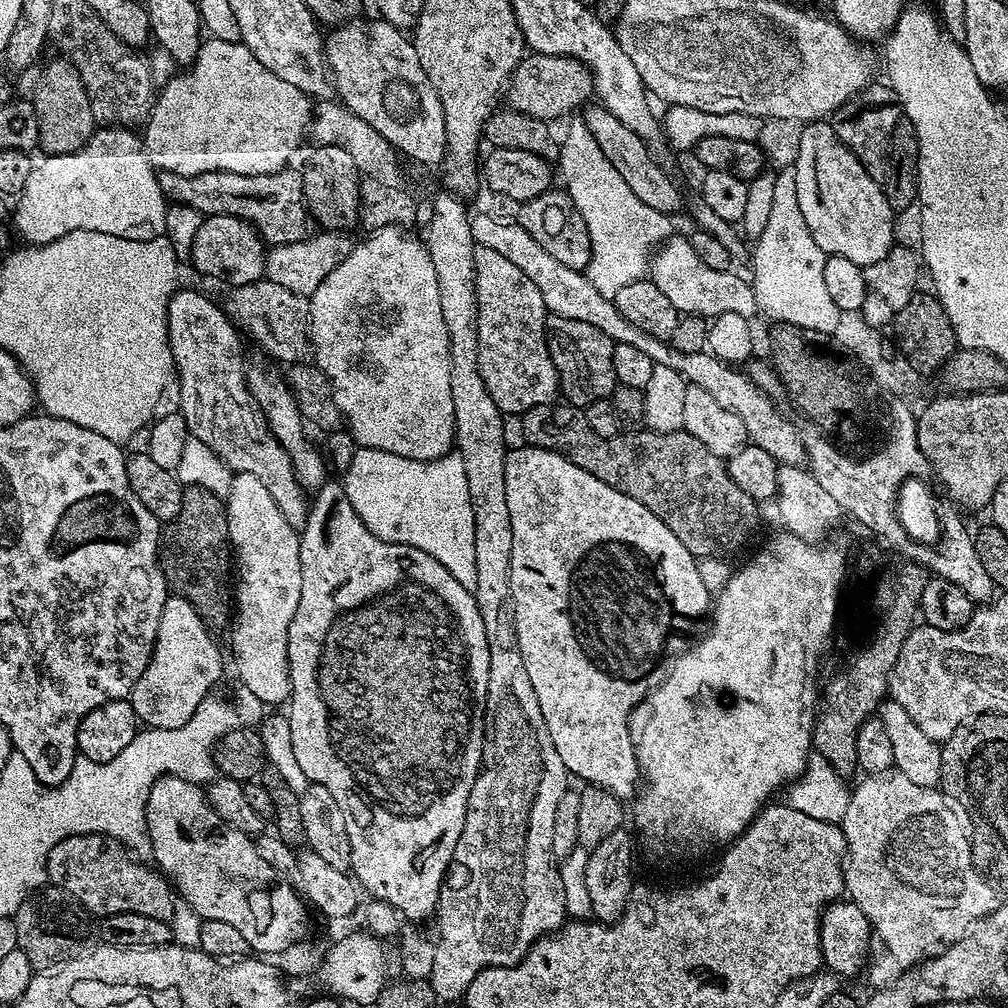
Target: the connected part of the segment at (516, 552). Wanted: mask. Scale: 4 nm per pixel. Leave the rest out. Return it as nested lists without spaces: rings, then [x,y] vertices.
[[[523,446],[524,448],[513,447],[506,458],[506,506],[510,506],[510,530],[514,530],[514,546],[510,550],[510,594],[512,595],[512,605],[514,606],[514,614],[516,615],[516,633],[518,634],[518,646],[522,650],[522,662],[526,662],[526,674],[530,674],[530,682],[534,685],[534,692],[538,694],[538,704],[542,706],[542,718],[546,718],[546,726],[550,730],[550,738],[554,742],[554,750],[558,750],[558,758],[562,758],[562,762],[568,767],[569,773],[573,777],[576,776],[580,782],[584,784],[596,784],[599,788],[610,790],[610,794],[621,798],[632,798],[637,795],[638,781],[640,780],[640,767],[636,761],[636,751],[632,745],[632,739],[628,733],[628,719],[630,714],[636,708],[636,703],[643,700],[650,691],[650,683],[648,684],[648,671],[652,668],[652,663],[656,660],[656,655],[664,648],[664,635],[672,628],[672,619],[675,618],[676,612],[680,616],[696,616],[700,611],[707,609],[710,604],[710,593],[705,587],[705,583],[701,581],[701,575],[698,574],[698,566],[696,565],[697,557],[692,555],[690,550],[686,550],[686,546],[682,546],[682,542],[678,542],[678,538],[674,538],[674,534],[662,523],[657,516],[650,514],[650,510],[646,510],[646,506],[642,506],[638,502],[634,502],[634,498],[630,498],[626,494],[622,494],[618,490],[614,490],[606,482],[598,482],[598,478],[594,478],[590,474],[586,474],[586,470],[582,470],[578,466],[574,466],[574,462],[570,462],[564,456],[560,456],[557,452],[551,452],[545,448],[537,448],[535,446]]]

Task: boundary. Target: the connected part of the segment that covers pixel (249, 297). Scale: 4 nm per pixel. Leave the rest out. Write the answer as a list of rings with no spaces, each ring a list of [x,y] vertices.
[[[261,278],[254,283],[235,285],[224,302],[229,319],[239,329],[260,344],[264,352],[269,352],[276,360],[281,360],[284,366],[291,366],[307,361],[310,356],[309,341],[309,299],[283,288],[267,278]]]

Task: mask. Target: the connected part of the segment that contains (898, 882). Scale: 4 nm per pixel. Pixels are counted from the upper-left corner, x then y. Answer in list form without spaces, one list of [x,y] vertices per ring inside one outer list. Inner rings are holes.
[[[892,770],[887,774],[879,776],[865,775],[864,781],[857,788],[851,789],[849,805],[846,806],[846,814],[842,821],[844,837],[846,838],[846,850],[844,851],[844,887],[846,889],[847,899],[853,904],[857,904],[866,914],[866,918],[872,924],[872,935],[875,940],[874,947],[870,952],[870,963],[867,965],[868,980],[872,986],[883,986],[896,980],[904,972],[915,968],[921,961],[927,960],[941,952],[946,946],[955,942],[957,936],[963,935],[971,924],[972,917],[980,916],[988,908],[992,908],[992,892],[988,891],[986,876],[976,869],[976,864],[972,861],[973,841],[970,839],[970,832],[964,829],[964,820],[966,816],[958,807],[955,800],[951,800],[939,787],[927,788],[926,786],[917,786],[916,783],[910,782],[901,772]]]

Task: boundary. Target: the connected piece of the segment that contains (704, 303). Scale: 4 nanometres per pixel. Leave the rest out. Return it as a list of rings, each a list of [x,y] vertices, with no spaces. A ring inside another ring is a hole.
[[[672,234],[660,244],[651,255],[650,279],[656,283],[658,290],[674,302],[681,314],[691,314],[705,318],[713,318],[720,314],[740,314],[747,318],[757,315],[756,295],[751,283],[740,276],[735,276],[732,270],[714,270],[706,266],[694,254],[694,246],[687,235]]]

